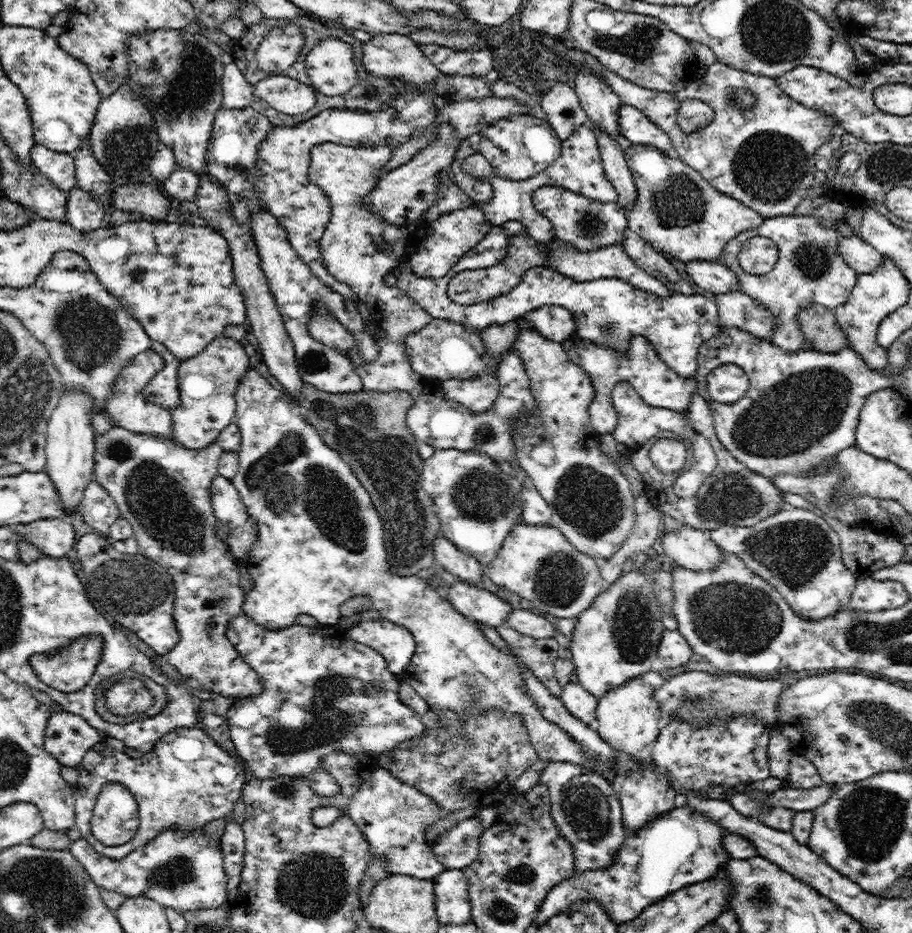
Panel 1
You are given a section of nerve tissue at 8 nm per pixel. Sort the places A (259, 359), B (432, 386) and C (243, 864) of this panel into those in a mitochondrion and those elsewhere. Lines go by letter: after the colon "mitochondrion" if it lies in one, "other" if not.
A: other
B: other
C: other

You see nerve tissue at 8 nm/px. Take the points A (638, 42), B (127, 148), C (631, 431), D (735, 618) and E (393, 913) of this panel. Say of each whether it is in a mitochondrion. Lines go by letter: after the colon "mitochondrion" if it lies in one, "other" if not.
A: mitochondrion
B: mitochondrion
C: other
D: mitochondrion
E: other

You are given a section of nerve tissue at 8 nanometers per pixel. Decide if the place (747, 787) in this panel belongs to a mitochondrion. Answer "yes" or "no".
no

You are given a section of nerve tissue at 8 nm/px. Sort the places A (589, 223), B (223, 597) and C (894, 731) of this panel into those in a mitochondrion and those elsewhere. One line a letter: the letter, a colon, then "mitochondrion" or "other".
A: mitochondrion
B: mitochondrion
C: mitochondrion

